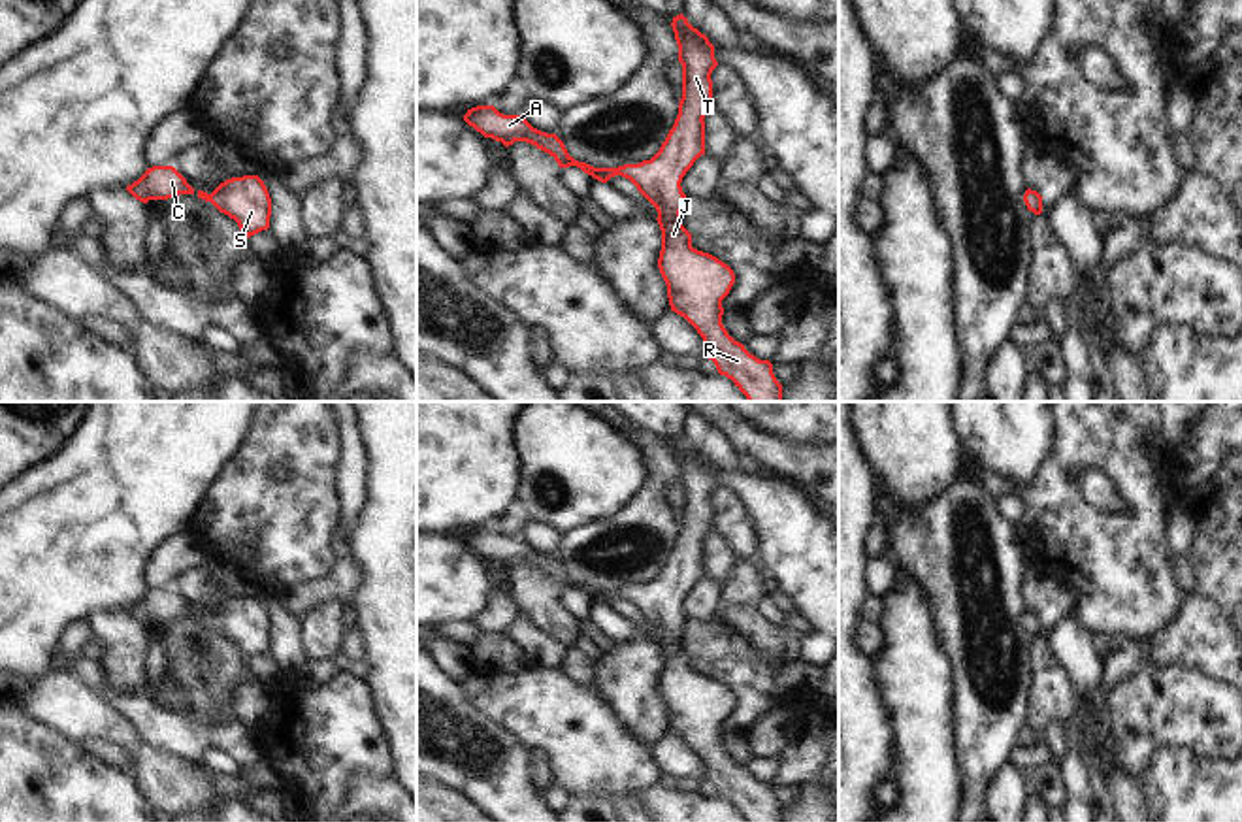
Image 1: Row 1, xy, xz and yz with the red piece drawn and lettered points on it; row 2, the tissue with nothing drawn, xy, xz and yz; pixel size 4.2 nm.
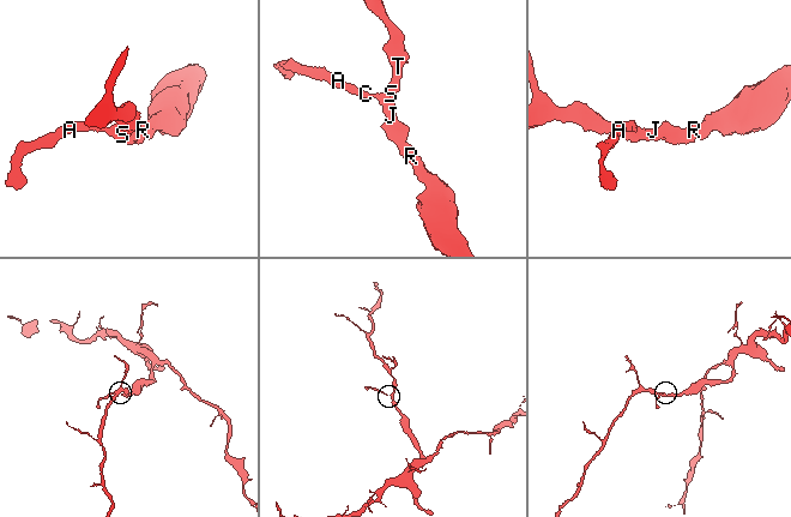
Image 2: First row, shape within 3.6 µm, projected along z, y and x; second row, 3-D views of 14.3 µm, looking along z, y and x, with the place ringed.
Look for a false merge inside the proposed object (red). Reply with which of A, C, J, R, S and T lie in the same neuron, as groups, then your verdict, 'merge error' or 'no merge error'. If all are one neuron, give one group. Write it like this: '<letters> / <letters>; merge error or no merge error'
A C J R S T; no merge error

